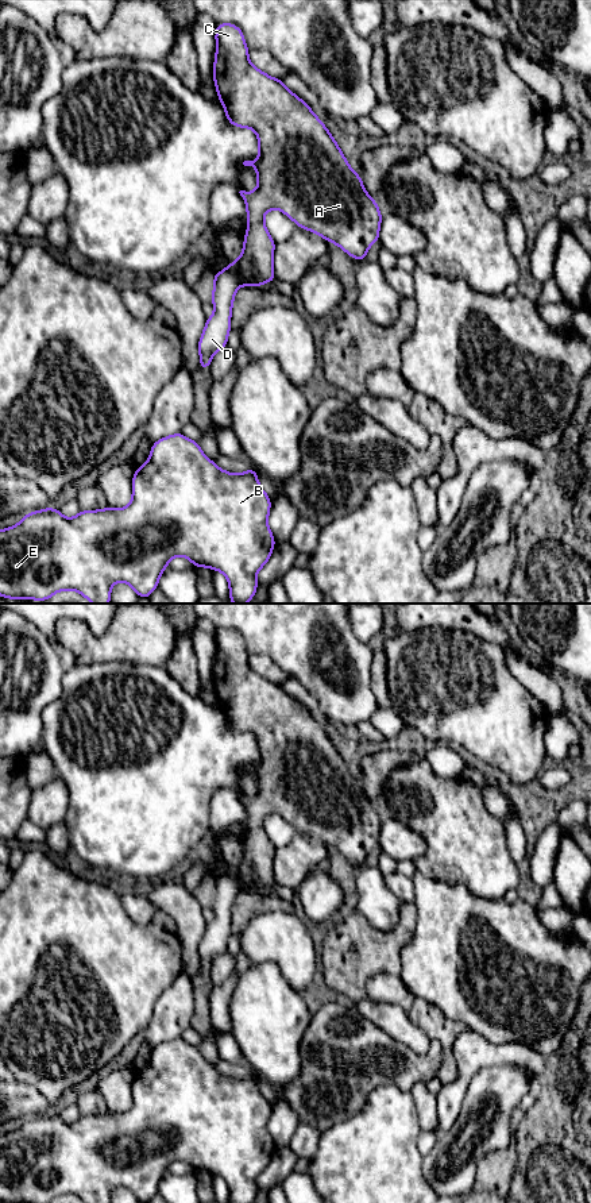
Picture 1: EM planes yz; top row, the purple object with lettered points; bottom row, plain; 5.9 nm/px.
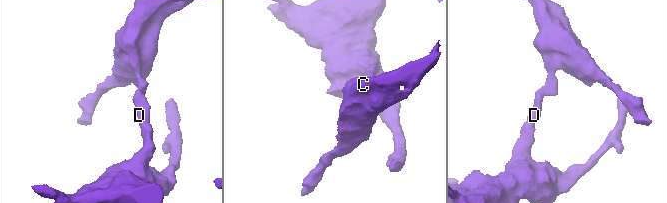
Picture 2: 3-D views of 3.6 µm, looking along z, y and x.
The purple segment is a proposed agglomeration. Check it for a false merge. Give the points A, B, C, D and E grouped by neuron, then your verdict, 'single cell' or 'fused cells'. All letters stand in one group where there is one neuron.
A C / B D E | fused cells

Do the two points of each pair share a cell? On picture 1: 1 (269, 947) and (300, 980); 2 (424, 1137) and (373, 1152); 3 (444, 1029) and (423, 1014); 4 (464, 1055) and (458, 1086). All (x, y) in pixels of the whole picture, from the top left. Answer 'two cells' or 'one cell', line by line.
1: one cell
2: two cells
3: one cell
4: one cell

